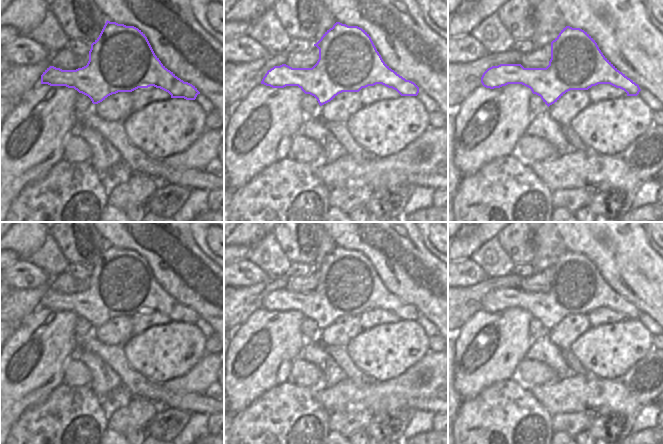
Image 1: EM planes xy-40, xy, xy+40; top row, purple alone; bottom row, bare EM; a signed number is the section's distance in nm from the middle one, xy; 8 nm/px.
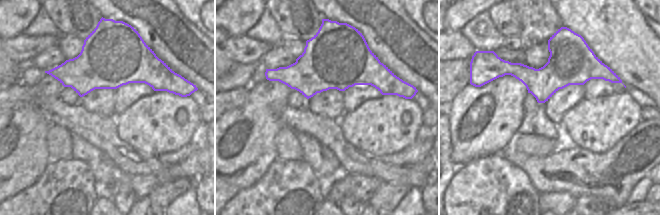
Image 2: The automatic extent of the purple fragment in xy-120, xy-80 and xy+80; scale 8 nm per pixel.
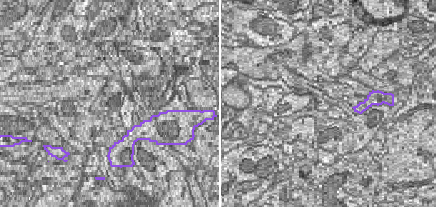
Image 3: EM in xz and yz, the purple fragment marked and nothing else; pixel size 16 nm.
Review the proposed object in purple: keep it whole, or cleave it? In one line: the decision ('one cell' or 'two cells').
one cell

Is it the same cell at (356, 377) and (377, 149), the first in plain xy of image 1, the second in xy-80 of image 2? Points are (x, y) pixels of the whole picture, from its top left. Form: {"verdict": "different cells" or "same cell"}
{"verdict": "different cells"}

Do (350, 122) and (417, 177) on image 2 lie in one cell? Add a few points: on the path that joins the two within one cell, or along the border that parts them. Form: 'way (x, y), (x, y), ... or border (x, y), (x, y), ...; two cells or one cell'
border (356, 148), (378, 158); two cells

